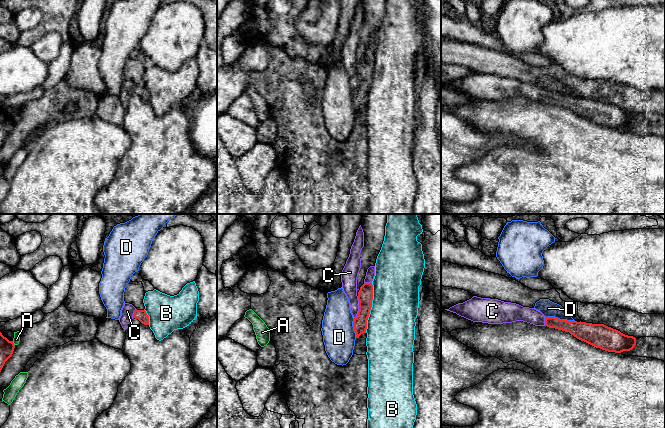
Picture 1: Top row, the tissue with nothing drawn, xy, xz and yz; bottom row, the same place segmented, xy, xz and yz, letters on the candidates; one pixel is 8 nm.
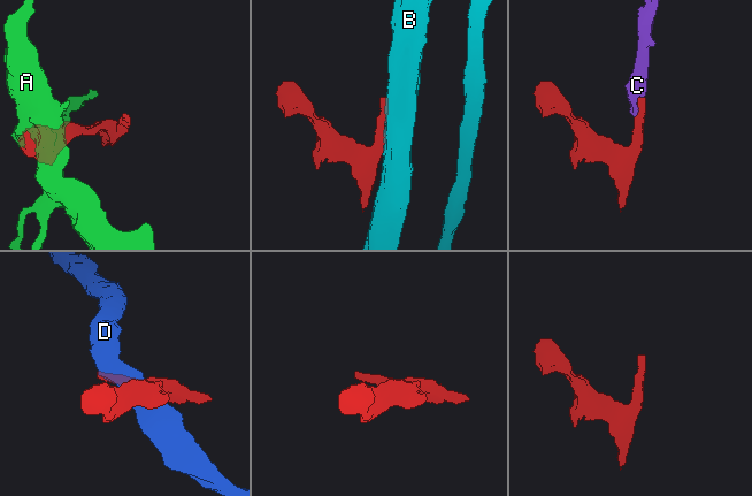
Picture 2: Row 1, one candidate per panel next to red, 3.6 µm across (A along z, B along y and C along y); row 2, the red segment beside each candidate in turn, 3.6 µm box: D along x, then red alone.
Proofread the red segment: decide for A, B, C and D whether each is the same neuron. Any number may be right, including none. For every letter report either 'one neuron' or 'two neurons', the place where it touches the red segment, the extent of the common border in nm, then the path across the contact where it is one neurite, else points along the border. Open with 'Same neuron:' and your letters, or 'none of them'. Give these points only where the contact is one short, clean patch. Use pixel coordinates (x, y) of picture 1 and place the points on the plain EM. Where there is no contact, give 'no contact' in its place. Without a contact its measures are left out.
Same neuron: C
A: two neurons; contact xy (13, 119); length 40 nm
B: two neurons; contact xz (370, 84); length 400 nm
C: one neuron; contact xz (359, 83); length 190 nm; way xz (365, 71), (359, 83), (352, 73), (348, 54)
D: two neurons; contact yz (559, 95); length 240 nm

